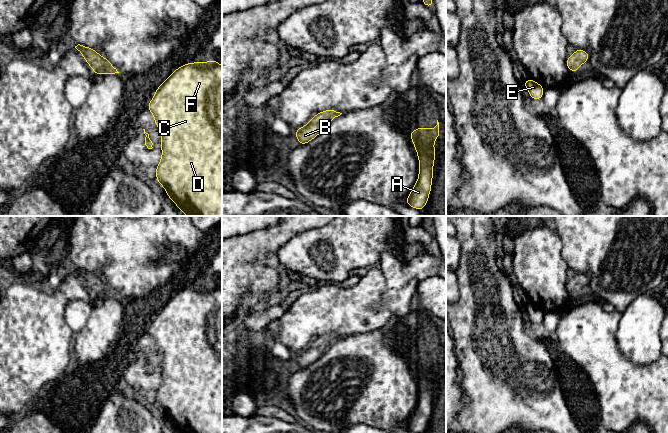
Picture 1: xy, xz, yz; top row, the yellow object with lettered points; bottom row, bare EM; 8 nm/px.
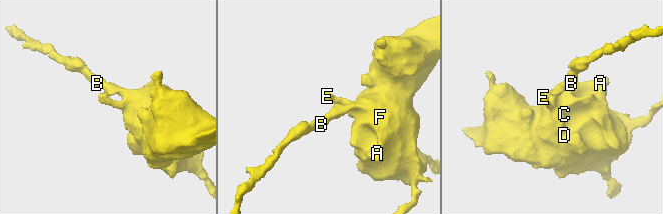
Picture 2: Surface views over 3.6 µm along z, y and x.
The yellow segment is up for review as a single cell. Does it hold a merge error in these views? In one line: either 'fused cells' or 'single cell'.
single cell

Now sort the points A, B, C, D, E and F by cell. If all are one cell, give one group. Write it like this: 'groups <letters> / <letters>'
groups A B C D E F

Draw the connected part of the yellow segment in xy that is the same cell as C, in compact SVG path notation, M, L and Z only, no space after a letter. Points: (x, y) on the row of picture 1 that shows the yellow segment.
M214 59L180 66L157 88L147 108L154 115L156 128L162 131L162 157L156 166L156 181L164 187L168 198L187 216L222 216L222 66Z

